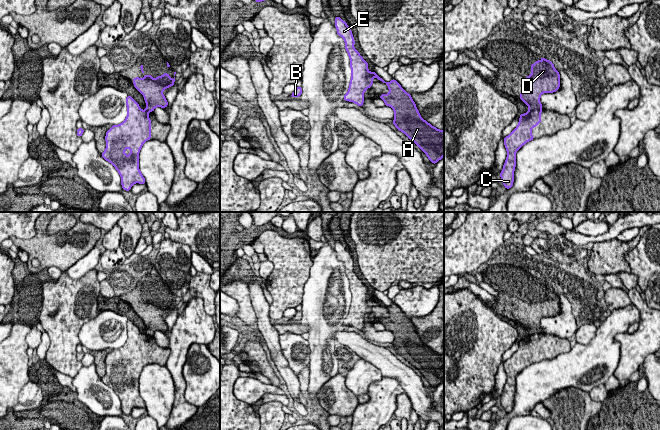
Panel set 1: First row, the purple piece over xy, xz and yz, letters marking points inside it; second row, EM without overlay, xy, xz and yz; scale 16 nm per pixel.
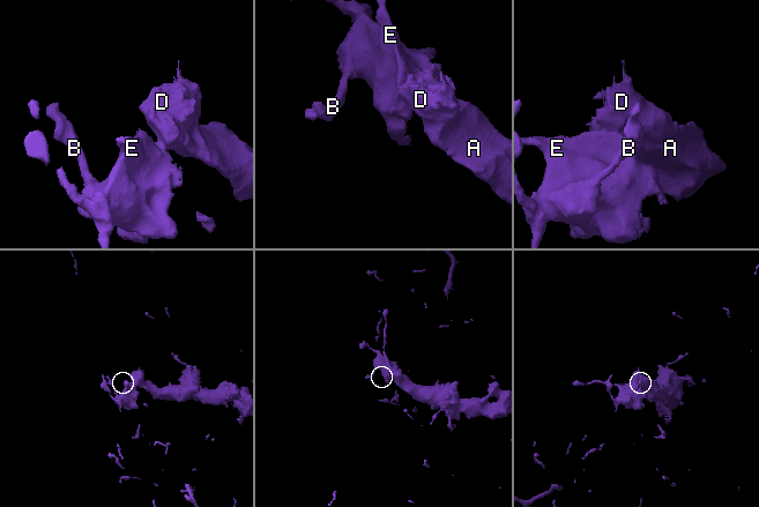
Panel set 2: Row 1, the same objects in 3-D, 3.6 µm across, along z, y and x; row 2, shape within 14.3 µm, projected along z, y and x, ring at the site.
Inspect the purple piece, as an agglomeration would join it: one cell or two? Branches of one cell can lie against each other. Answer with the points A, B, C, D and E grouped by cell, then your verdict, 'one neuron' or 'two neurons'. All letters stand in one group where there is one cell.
groups A D / B C E; two neurons

